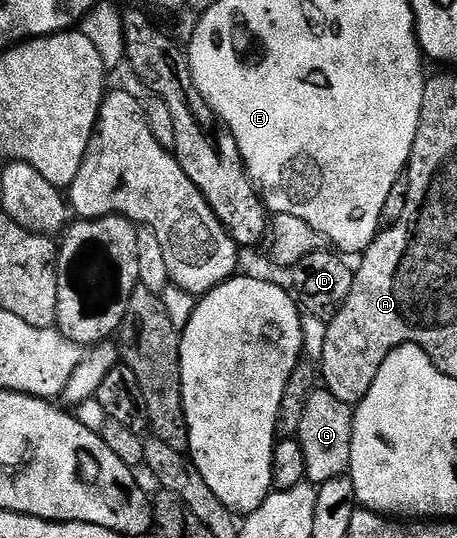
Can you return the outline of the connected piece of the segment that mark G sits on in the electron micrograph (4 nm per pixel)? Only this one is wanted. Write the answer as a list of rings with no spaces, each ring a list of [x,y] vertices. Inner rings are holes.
[[[314,389],[311,399],[307,399],[307,408],[303,410],[303,423],[295,440],[303,447],[303,456],[307,459],[306,478],[314,486],[320,487],[336,477],[344,477],[351,463],[351,439],[353,438],[354,406],[335,399],[328,389]]]

